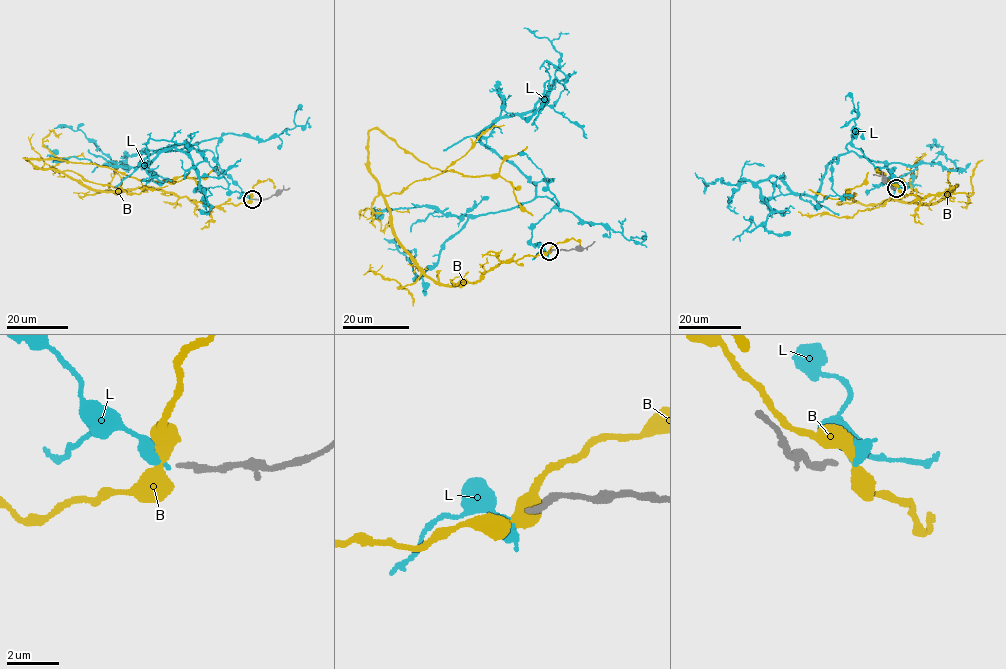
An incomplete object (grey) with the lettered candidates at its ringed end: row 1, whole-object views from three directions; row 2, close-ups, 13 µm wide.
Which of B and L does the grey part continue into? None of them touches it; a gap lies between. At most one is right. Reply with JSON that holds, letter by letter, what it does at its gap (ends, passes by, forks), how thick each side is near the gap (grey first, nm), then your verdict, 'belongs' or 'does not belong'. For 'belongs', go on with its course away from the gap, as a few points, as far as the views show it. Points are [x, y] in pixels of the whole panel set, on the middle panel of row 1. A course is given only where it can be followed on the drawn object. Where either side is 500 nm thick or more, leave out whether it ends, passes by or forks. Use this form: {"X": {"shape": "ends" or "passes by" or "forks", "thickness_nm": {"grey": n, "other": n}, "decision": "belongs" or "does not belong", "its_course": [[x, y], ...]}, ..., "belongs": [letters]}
{"B": {"shape": "passes by", "thickness_nm": {"grey": 200, "other": 440}, "decision": "does not belong"}, "L": {"shape": "ends", "thickness_nm": {"grey": 200, "other": 400}, "decision": "does not belong"}, "belongs": []}

